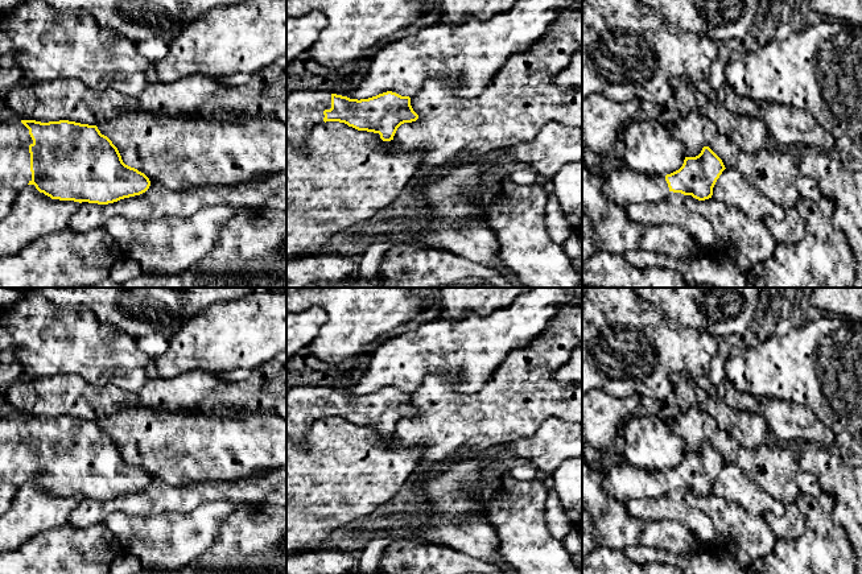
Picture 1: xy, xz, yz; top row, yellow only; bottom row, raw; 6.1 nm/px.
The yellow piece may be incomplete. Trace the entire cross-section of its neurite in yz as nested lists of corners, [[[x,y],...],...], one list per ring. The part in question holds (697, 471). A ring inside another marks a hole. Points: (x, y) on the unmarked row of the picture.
[[[704,442],[698,451],[685,453],[682,462],[665,472],[643,470],[616,459],[611,470],[602,470],[602,486],[624,503],[663,496],[671,487],[705,496],[712,494],[713,483],[725,464],[722,455]]]

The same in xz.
[[[317,385],[286,391],[286,438],[292,441],[302,441],[310,426],[323,417],[345,418],[391,437],[401,420],[417,414],[411,393],[392,387],[360,396]]]

